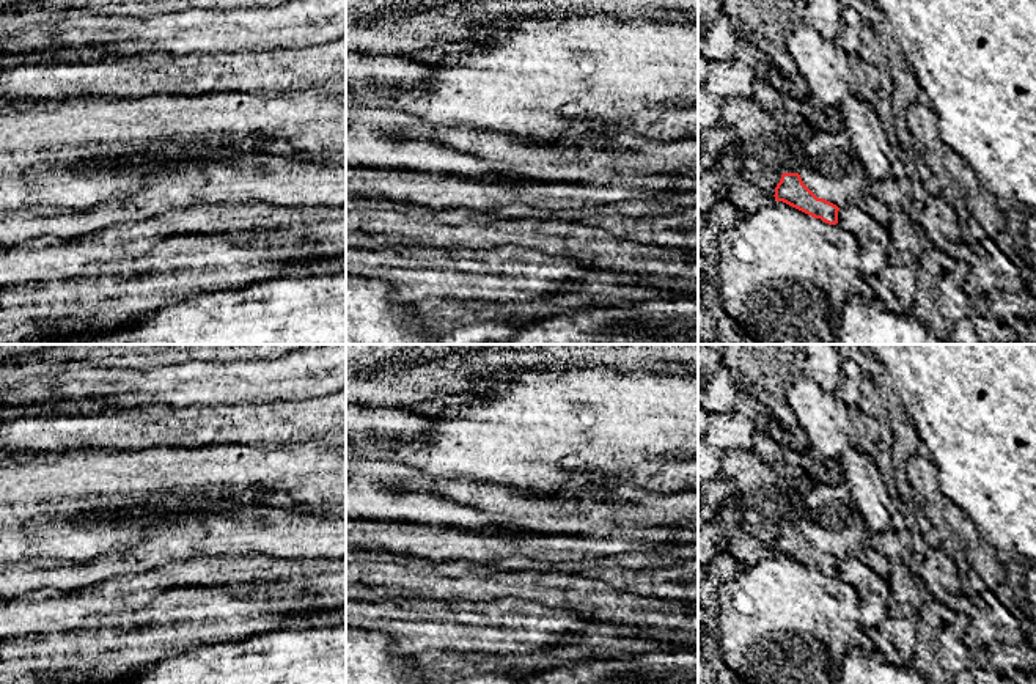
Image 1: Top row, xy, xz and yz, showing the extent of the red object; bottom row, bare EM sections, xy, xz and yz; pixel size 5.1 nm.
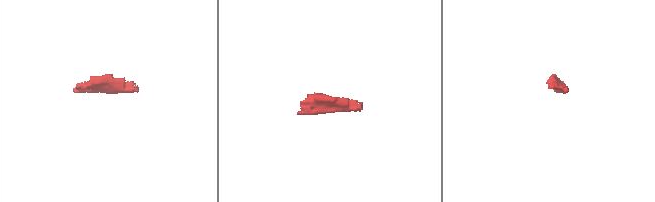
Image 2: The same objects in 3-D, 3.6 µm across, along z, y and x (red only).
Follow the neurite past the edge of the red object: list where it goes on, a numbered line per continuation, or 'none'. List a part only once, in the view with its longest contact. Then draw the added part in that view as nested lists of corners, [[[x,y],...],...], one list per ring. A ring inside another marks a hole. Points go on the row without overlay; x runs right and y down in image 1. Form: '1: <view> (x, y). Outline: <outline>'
none

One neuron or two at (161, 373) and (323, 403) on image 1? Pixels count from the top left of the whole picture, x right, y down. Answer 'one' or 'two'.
two

